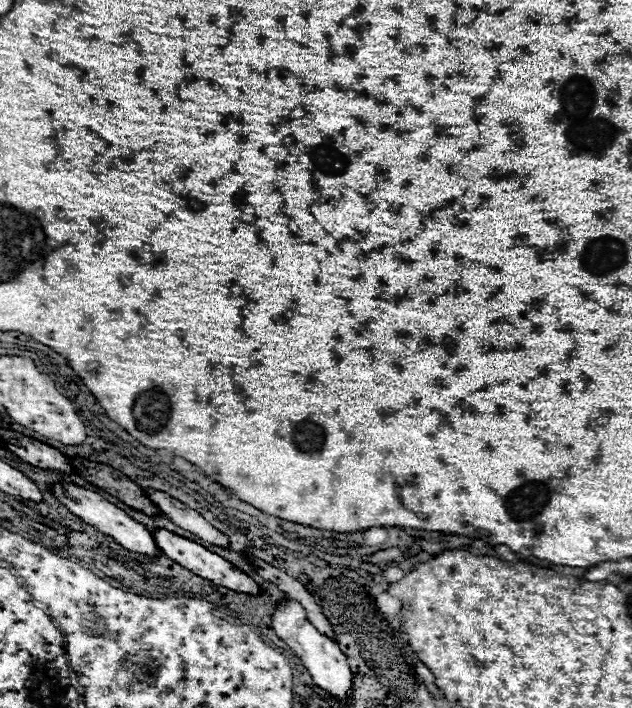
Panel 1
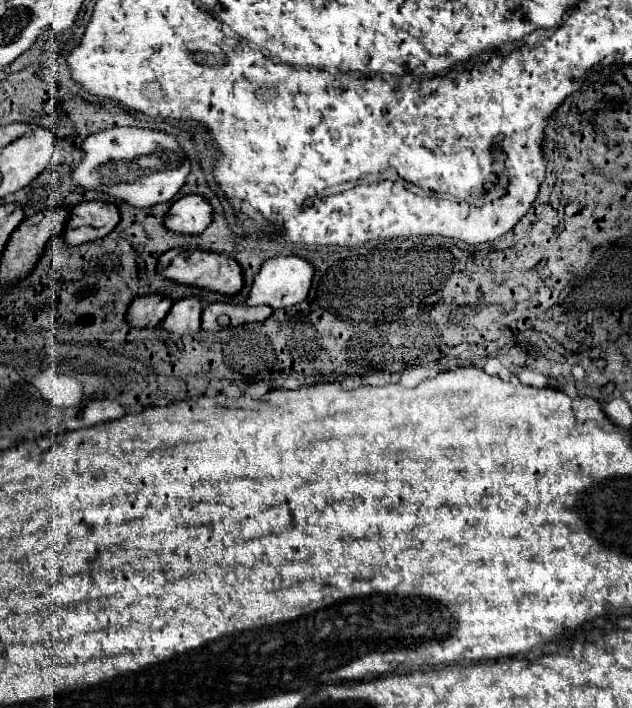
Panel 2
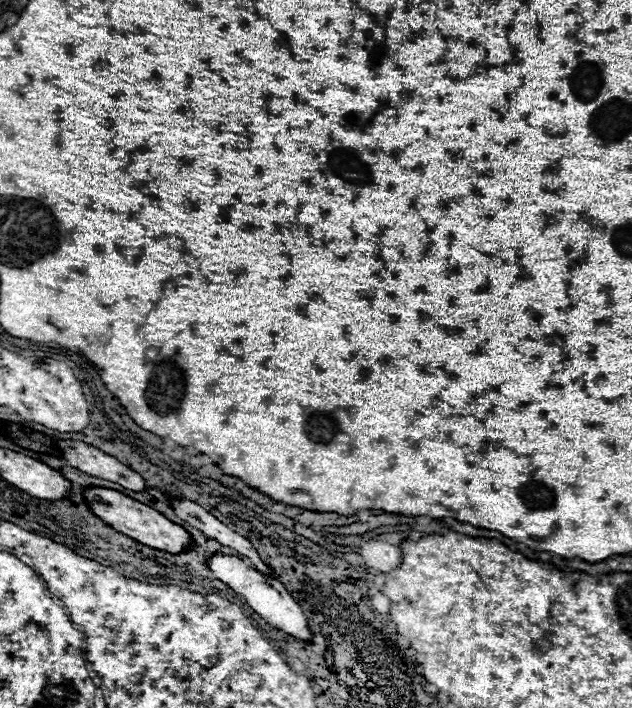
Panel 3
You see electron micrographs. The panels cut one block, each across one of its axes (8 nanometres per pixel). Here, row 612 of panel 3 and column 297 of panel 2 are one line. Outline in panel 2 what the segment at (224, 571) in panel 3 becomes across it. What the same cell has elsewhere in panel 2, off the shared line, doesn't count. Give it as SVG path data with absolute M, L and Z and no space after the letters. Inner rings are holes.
M280 256L280 258L272 258L268 262L262 264L260 272L254 276L252 288L248 292L248 306L258 306L258 304L266 304L272 310L278 308L288 308L294 304L300 304L300 300L304 300L308 296L310 284L312 284L312 274L314 268L310 262L298 258L298 256Z

